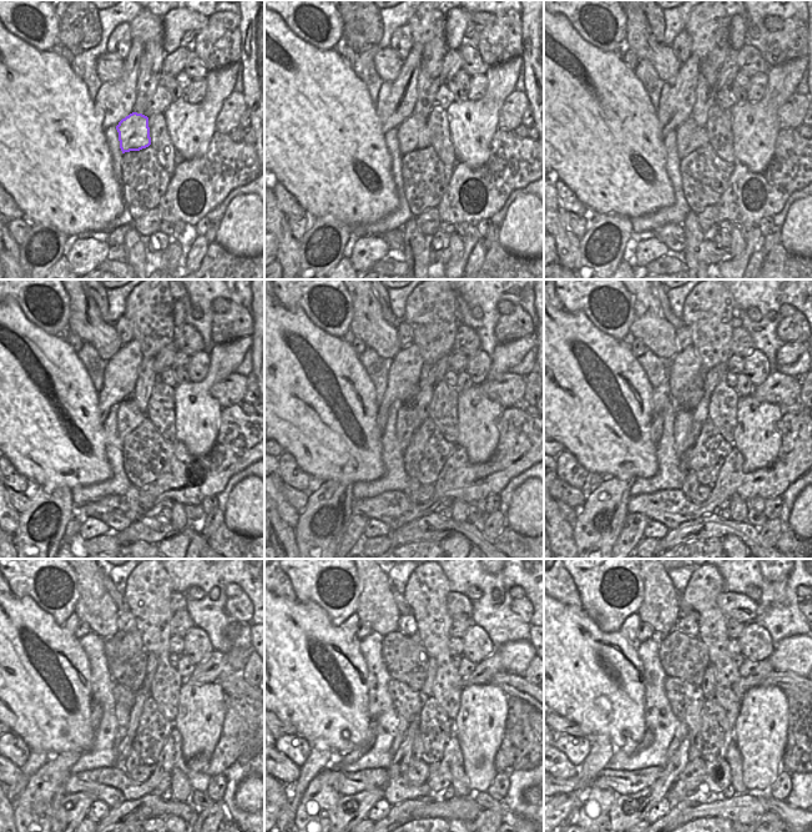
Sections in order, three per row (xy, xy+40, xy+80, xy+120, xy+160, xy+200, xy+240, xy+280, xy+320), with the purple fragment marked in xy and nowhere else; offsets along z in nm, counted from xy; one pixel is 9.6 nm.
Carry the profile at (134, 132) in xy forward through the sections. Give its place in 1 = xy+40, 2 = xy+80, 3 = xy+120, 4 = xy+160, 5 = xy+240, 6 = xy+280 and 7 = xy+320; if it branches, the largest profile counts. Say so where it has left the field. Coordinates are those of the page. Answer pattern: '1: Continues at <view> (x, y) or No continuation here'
1: Continues at xy+40 (413, 134)
2: Continues at xy+80 (690, 135)
3: Continues at xy+120 (129, 417)
4: Continues at xy+160 (407, 420)
5: Continues at xy+240 (122, 711)
6: Continues at xy+280 (403, 725)
7: Continues at xy+320 (681, 732)

